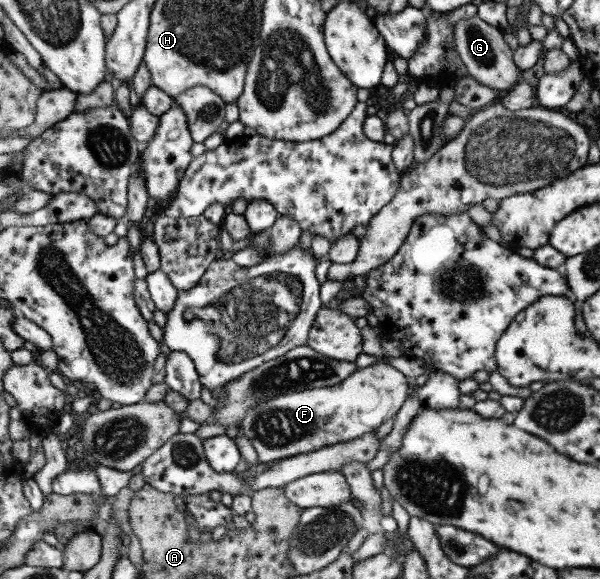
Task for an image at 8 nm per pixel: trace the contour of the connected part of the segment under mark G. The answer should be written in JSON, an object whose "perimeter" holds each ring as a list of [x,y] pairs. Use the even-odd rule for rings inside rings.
{"perimeter":[[[478,16],[458,20],[453,26],[453,48],[457,52],[466,73],[477,83],[486,86],[495,92],[510,90],[521,80],[521,72],[514,65],[512,50],[502,39],[501,30],[486,24]]]}

